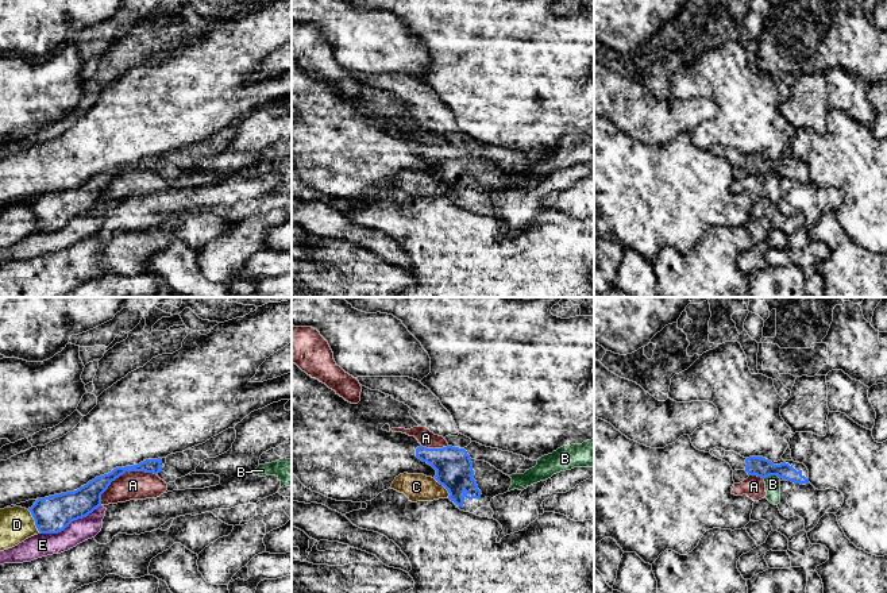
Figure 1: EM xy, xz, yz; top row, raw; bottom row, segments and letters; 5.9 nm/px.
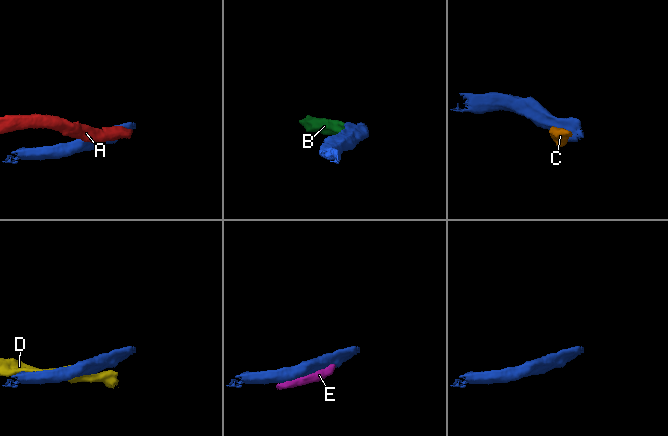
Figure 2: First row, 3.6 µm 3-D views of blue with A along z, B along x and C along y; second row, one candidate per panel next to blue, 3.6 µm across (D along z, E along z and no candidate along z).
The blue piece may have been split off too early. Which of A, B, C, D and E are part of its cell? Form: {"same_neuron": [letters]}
{"same_neuron": []}

